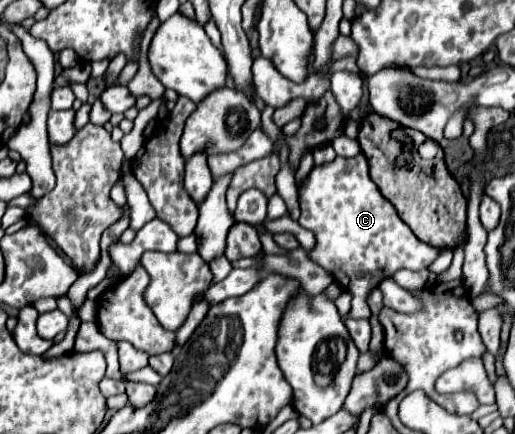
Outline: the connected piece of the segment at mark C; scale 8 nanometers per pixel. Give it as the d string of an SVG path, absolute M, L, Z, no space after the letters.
M360 153L352 159L338 157L332 163L314 167L312 173L300 185L298 195L300 195L300 209L302 209L298 223L302 227L310 229L318 241L316 247L312 251L308 251L308 255L318 265L322 265L328 273L332 273L342 289L348 289L352 293L352 309L348 311L344 321L348 317L350 319L368 319L370 307L366 303L366 297L374 287L378 287L384 279L392 277L394 271L398 271L398 269L410 269L410 271L428 269L428 265L440 253L436 247L430 247L430 245L418 241L418 237L410 231L410 227L398 217L394 205L386 197L382 197L376 183L368 175L368 165L366 165L364 153Z

